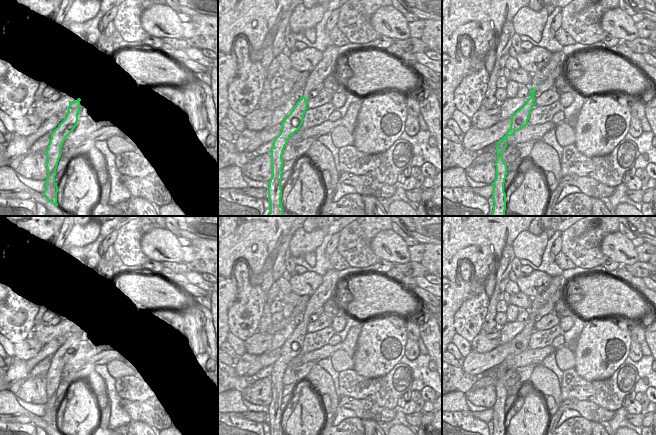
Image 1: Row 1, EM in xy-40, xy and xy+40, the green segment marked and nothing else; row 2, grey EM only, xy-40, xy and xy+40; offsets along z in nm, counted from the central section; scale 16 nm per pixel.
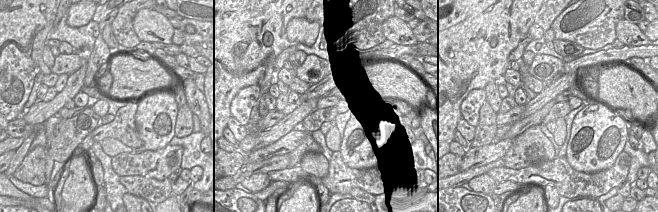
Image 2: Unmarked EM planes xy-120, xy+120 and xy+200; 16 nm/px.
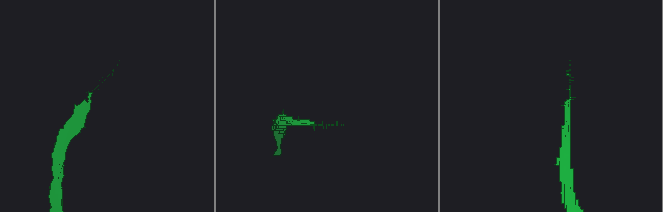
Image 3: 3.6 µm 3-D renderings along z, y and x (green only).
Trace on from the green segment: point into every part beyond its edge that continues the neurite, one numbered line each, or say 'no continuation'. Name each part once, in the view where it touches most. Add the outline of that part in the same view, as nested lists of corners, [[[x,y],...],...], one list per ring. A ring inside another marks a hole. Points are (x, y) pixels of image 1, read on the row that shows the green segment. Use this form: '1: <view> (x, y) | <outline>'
1: xy (331, 57) | [[[328,46],[326,50],[322,52],[322,54],[322,60],[310,72],[310,75],[304,87],[303,96],[306,98],[306,100],[308,100],[309,92],[316,89],[317,86],[322,83],[328,75],[331,75],[333,66],[335,64],[338,64],[338,62],[340,61],[338,46]]]

